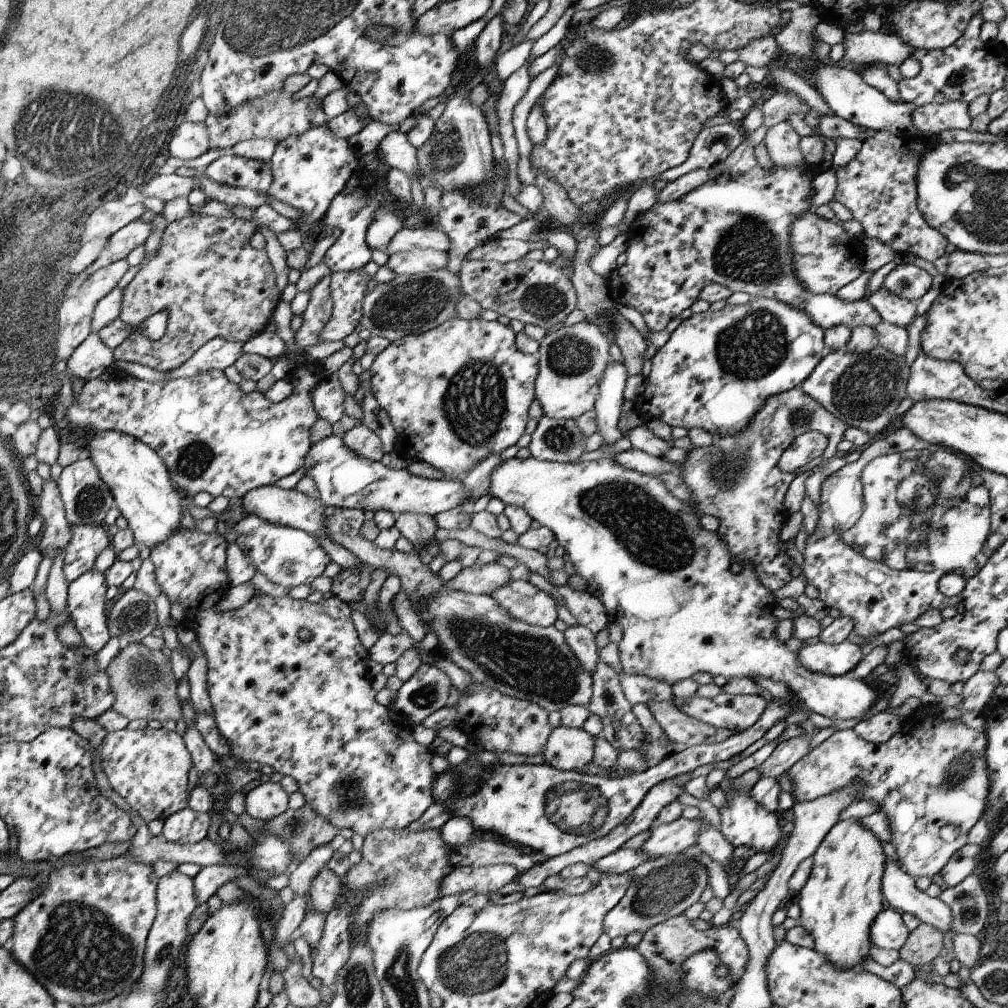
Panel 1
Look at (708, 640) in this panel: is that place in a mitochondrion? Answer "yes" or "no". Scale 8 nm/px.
no

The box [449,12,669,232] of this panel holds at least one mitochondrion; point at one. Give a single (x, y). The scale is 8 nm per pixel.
(591, 58)

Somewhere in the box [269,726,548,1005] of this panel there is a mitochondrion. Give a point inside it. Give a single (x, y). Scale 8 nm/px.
(480, 963)

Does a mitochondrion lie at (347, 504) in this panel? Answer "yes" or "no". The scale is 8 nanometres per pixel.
no

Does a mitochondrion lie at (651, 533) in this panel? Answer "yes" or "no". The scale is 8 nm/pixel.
yes

